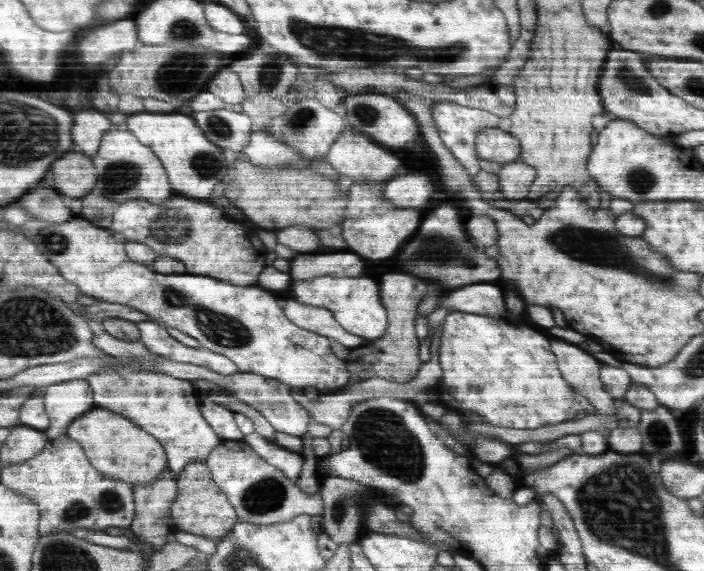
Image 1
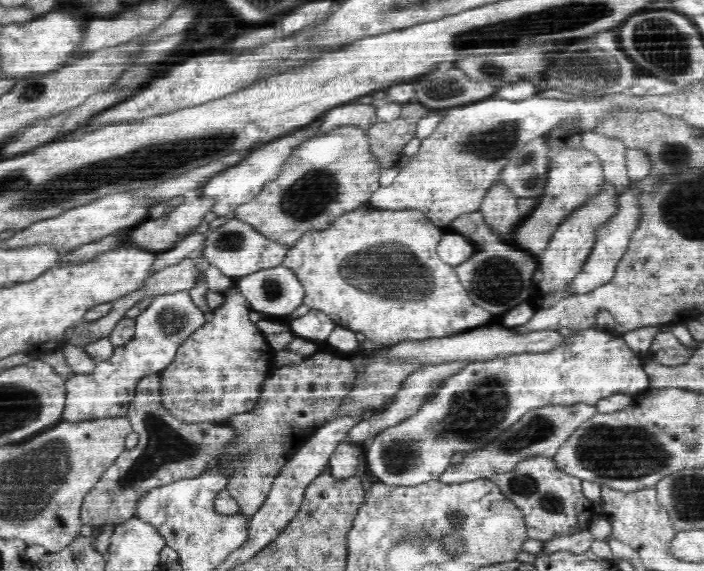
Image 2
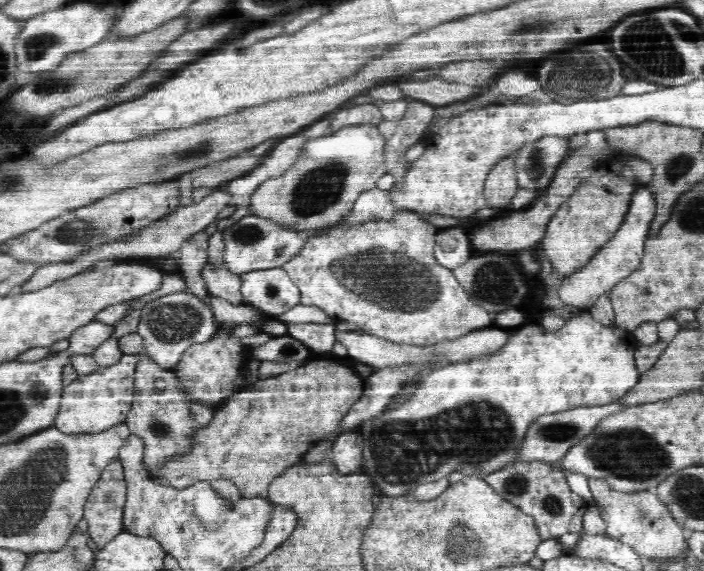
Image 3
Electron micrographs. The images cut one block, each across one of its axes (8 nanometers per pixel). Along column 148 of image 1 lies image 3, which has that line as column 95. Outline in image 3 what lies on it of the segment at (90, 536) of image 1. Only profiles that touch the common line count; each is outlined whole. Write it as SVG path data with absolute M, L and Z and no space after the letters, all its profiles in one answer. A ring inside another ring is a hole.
M112 460L100 480L90 491L84 508L84 520L88 524L87 534L98 548L106 546L123 531L123 512L127 494L127 483L122 463Z

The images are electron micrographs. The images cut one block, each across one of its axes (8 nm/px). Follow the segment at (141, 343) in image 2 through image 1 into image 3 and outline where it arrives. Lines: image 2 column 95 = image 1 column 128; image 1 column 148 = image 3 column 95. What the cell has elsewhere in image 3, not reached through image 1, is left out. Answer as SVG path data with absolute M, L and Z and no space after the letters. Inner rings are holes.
M141 353L123 354L116 364L99 366L96 372L78 375L69 385L63 386L55 427L64 434L80 434L108 430L117 423L126 423L135 396L135 368L141 357Z

